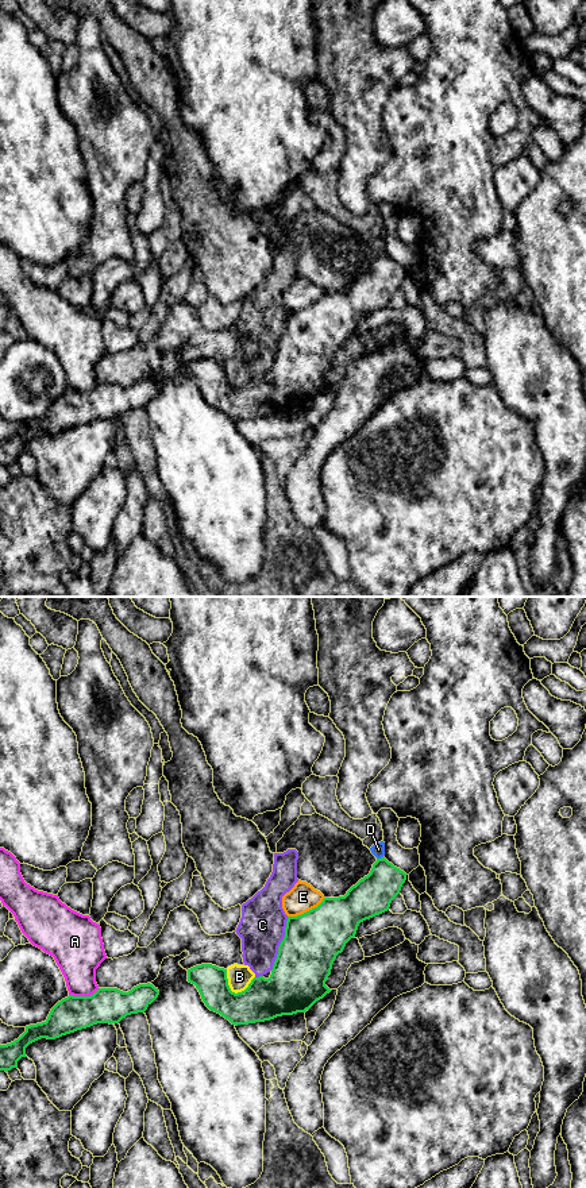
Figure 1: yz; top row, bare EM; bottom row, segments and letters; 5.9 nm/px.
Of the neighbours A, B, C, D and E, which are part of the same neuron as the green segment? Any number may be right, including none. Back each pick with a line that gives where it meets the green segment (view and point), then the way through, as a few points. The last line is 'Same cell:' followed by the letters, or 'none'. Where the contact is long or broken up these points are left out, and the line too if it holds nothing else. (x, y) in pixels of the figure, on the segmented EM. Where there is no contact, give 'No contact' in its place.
Same cell: none

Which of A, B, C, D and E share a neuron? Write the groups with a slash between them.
A / B C / D / E

